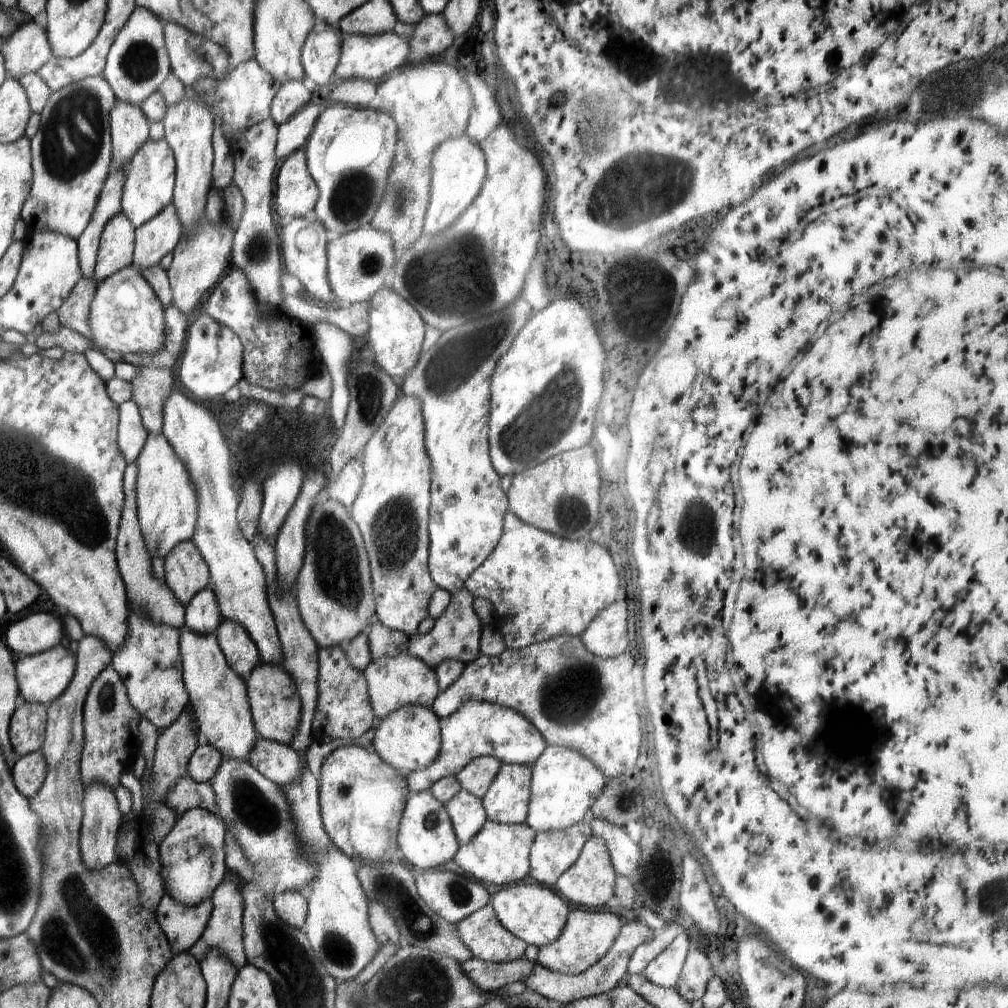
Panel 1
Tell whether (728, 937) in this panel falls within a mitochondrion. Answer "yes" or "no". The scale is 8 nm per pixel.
no

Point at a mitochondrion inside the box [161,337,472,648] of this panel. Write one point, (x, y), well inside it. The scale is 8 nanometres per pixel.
(339, 563)

